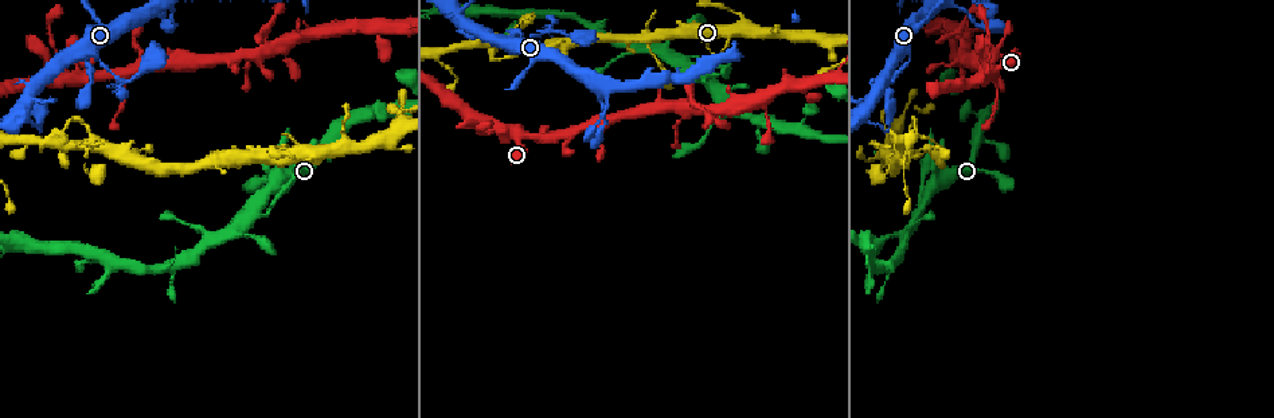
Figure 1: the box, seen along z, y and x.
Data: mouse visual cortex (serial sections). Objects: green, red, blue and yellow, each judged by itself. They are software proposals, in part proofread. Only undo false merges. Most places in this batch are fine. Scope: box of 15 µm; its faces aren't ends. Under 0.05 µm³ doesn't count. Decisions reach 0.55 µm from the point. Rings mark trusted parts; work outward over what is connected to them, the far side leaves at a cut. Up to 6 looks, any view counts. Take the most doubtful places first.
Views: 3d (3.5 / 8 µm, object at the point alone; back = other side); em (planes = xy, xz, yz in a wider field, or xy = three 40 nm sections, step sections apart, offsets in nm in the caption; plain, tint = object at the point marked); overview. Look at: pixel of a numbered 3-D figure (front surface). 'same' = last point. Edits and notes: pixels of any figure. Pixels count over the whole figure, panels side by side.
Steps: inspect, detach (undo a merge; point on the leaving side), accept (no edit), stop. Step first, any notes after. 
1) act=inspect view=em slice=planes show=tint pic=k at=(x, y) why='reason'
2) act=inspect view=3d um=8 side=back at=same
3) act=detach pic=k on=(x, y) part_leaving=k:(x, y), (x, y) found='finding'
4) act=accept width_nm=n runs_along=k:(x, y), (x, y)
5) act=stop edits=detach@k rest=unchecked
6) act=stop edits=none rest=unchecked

act=inspect view=3d um=8 pic=1 at=(554, 32) why='sharp bend'

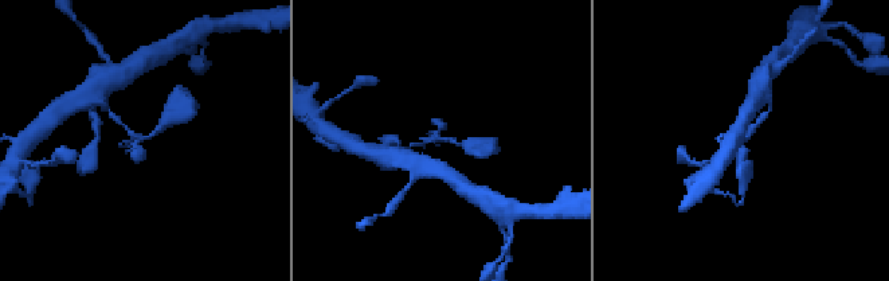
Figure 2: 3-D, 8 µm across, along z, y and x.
act=inspect view=em slice=planes show=tint pic=2 at=(448, 137)

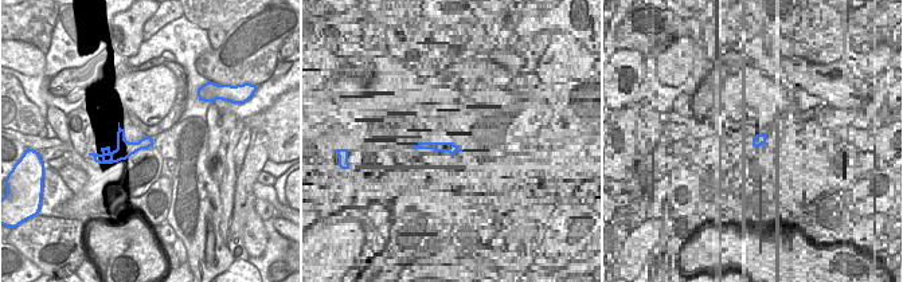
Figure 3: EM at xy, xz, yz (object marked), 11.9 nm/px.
act=accept runs_along=2:(112, 114), (140, 139), (176, 114) found='all the same cell'

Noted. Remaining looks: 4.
act=inspect view=3d um=8 side=back pic=1 at=(562, 138)

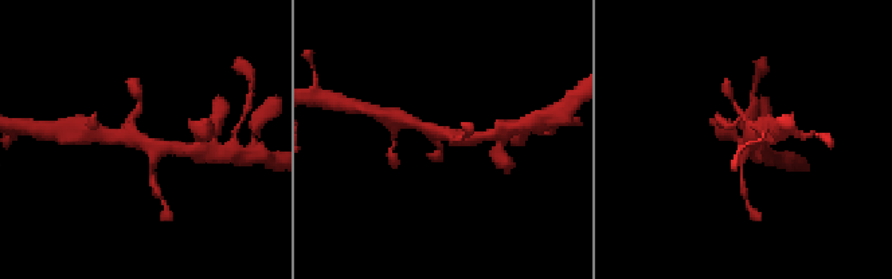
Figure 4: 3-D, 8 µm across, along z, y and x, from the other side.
act=inspect view=3d um=3.5 pic=4 at=(442, 137)

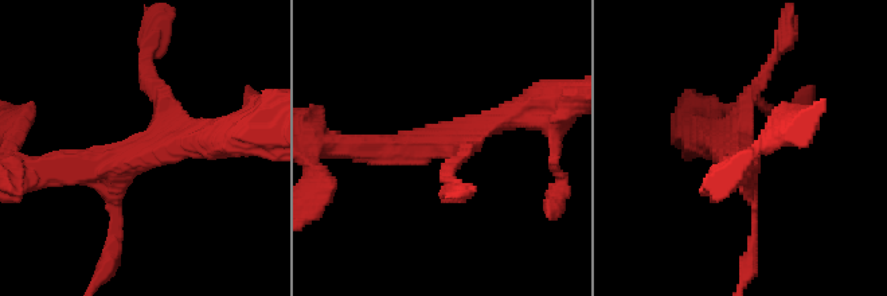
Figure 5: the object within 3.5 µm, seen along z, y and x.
act=inspect view=em slice=xy step=2 show=tint pic=5 at=(448, 143) arms=4 arm_widths_nm=150,200,300,350 why='need the tissue'

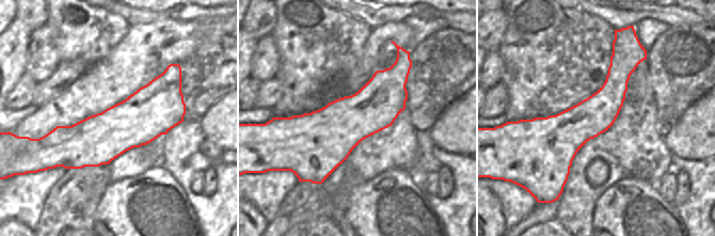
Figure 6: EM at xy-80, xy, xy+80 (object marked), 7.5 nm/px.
act=accept width_nm=400 runs_along=5:(359, 147), (446, 143), (524, 112) found='continuous, no second cell'

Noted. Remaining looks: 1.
act=stop edits=none rest=unchecked

